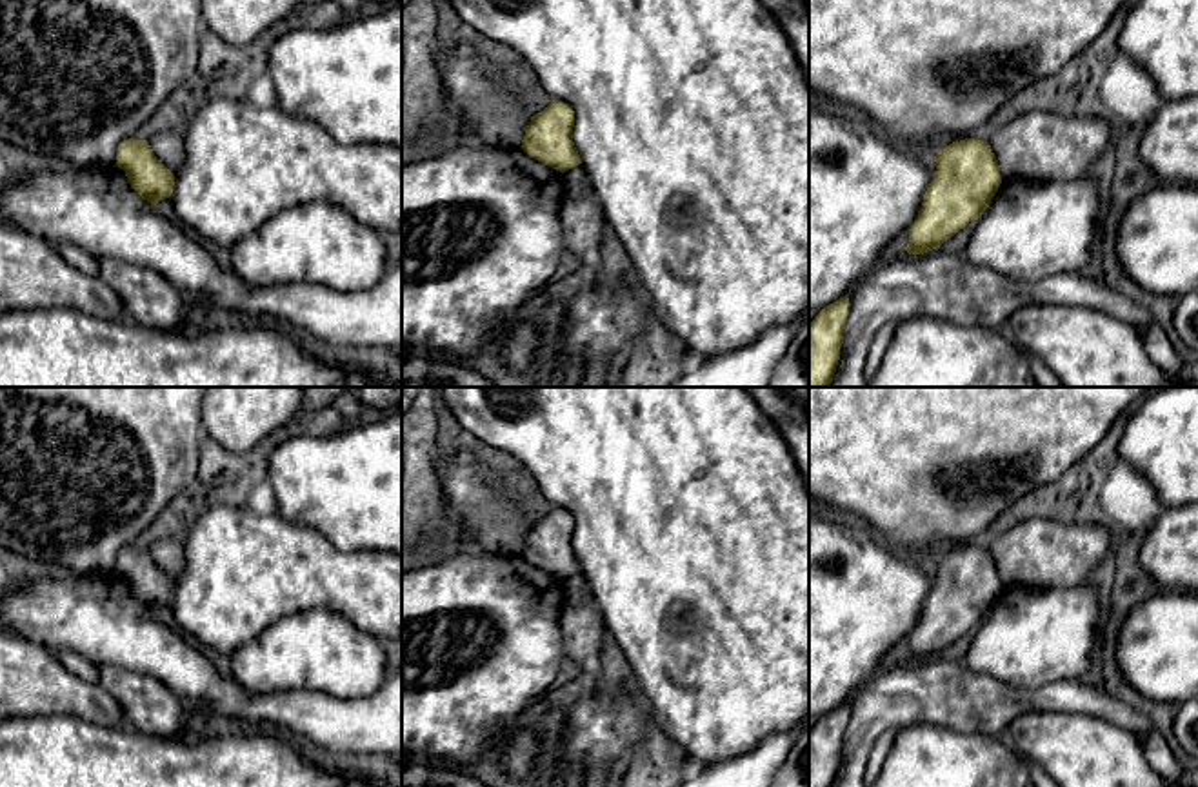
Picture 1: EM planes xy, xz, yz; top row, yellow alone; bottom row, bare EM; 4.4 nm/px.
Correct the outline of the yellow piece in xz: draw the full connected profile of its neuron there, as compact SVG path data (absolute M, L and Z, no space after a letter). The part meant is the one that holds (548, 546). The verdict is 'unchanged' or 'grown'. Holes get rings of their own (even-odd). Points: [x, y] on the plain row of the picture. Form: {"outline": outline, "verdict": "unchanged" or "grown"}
{"outline": "M553 507L542 520L531 523L520 554L534 567L565 580L582 571L573 549L573 534L573 514Z", "verdict": "unchanged"}

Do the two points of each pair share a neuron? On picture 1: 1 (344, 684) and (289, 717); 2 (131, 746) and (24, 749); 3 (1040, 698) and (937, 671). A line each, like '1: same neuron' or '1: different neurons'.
1: different neurons
2: same neuron
3: same neuron

